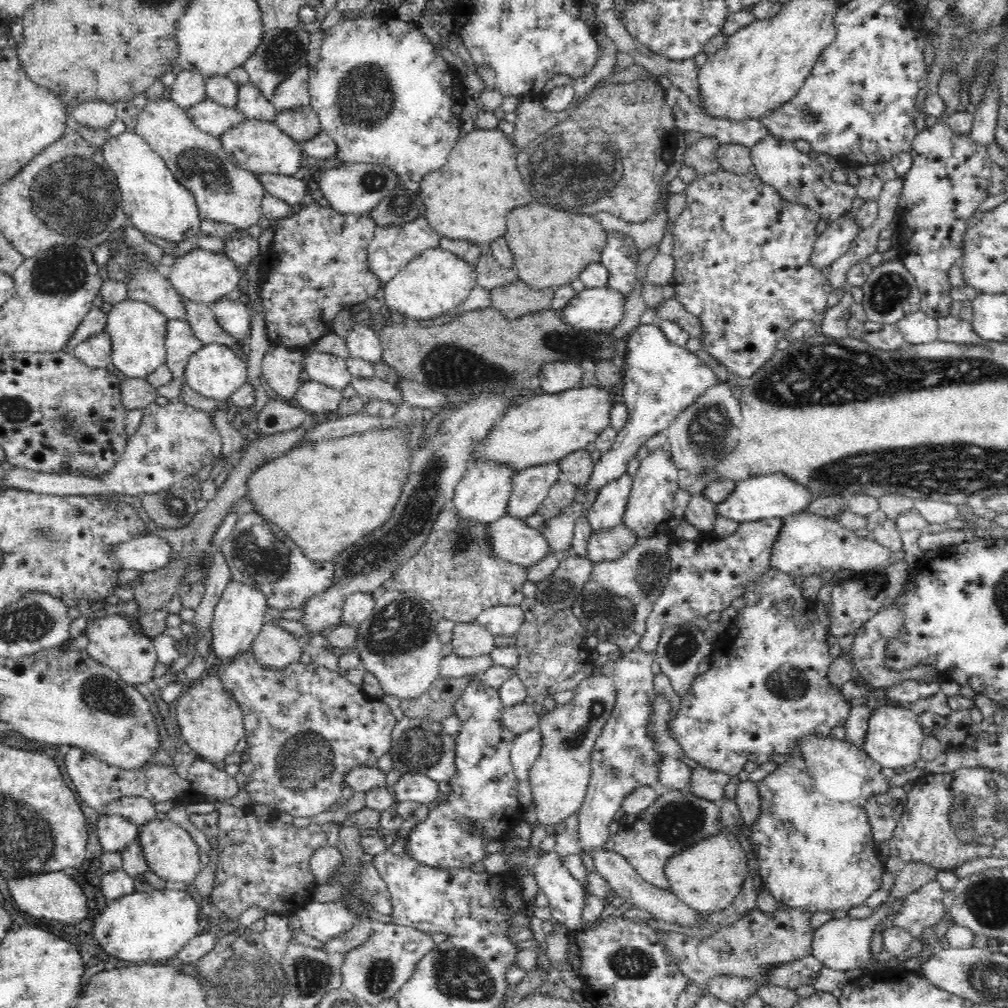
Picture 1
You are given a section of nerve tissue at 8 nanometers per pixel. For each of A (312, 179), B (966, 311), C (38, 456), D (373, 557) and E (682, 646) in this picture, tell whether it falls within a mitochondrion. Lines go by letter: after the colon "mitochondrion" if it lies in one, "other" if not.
A: other
B: other
C: other
D: mitochondrion
E: mitochondrion

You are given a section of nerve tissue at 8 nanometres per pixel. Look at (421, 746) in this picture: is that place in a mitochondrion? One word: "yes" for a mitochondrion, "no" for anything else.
yes

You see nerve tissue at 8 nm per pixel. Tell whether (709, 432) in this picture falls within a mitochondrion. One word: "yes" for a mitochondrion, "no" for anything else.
yes

